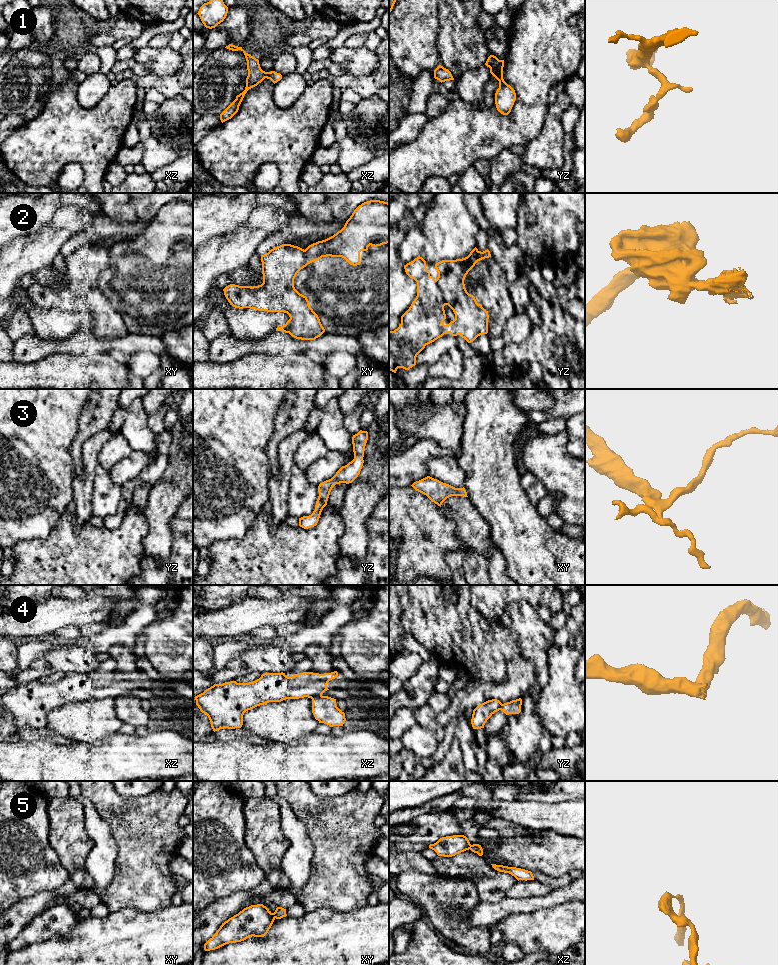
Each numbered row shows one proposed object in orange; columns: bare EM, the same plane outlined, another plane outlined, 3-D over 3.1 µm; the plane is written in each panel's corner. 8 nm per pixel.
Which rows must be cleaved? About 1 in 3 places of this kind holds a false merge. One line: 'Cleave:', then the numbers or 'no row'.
Cleave: 2, 4, 5

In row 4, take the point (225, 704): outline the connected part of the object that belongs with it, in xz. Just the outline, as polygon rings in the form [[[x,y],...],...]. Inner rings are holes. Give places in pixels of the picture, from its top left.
[[[337,671],[324,674],[303,672],[290,677],[283,672],[264,673],[259,679],[249,683],[230,681],[223,684],[214,684],[203,693],[195,696],[195,700],[200,711],[208,716],[214,732],[224,728],[241,728],[243,715],[246,711],[269,702],[281,702],[286,699],[304,697],[312,699],[329,690],[327,688],[328,682],[337,676]]]

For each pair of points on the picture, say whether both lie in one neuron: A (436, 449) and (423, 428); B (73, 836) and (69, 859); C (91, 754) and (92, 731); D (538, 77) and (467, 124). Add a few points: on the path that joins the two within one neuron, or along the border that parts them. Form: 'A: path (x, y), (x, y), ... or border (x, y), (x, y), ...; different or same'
A: border (418, 439), (434, 439), (441, 446), (450, 449); different
B: path (72, 842), (72, 853); same
C: border (114, 733), (92, 741), (74, 741); different
D: path (532, 100), (530, 108), (514, 124), (490, 124); same

